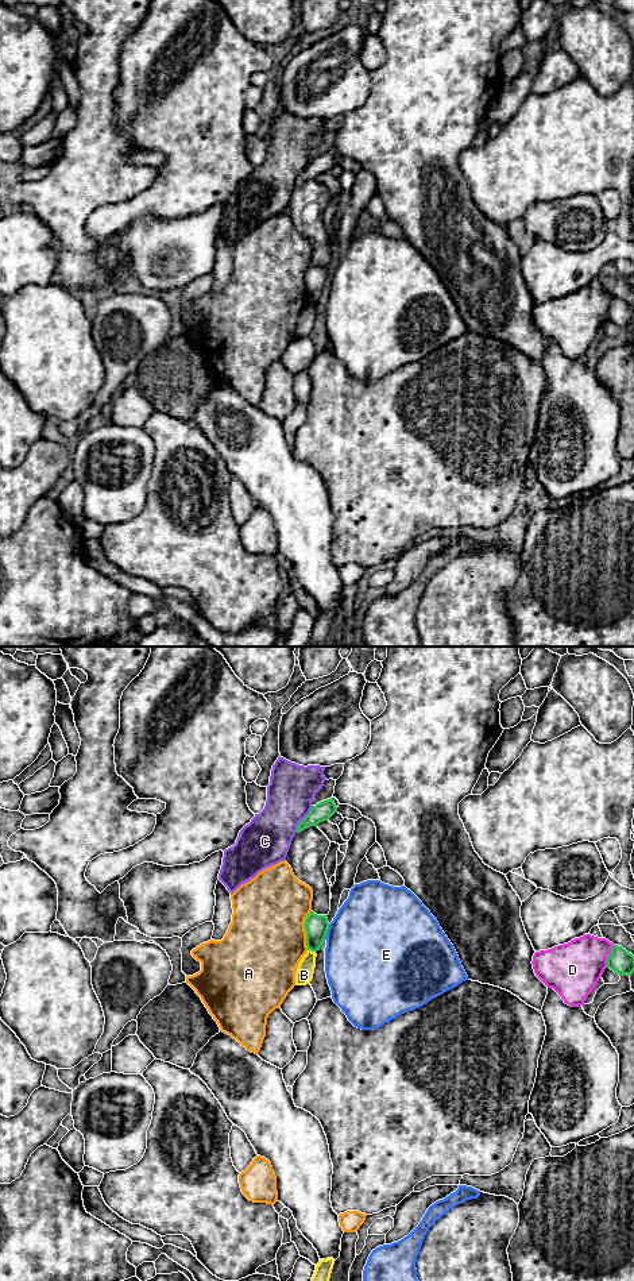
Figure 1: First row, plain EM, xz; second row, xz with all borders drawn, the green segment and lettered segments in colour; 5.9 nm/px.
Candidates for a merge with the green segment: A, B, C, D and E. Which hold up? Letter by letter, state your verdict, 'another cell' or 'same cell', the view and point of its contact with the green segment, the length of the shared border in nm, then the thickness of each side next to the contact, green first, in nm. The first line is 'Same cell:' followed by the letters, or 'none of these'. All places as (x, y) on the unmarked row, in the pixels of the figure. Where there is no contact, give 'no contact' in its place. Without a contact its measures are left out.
Same cell: none of these
A: another cell; meets green in xz at (305, 282); contact 240 nm long; 140 nm thick on the green side, 480 nm on the other
B: another cell; meets green in xz at (312, 303); contact 50 nm long; 140 nm thick on the green side, 110 nm on the other
C: another cell; meets green in xz at (302, 172); contact 190 nm long; 110 nm thick on the green side, 300 nm on the other
D: another cell; meets green in xz at (609, 308); contact 140 nm long; 150 nm thick on the green side, 320 nm on the other
E: another cell; meets green in xz at (327, 284); contact 100 nm long; 140 nm thick on the green side, 500 nm on the other

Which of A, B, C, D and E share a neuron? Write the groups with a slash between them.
A / B / C / D / E

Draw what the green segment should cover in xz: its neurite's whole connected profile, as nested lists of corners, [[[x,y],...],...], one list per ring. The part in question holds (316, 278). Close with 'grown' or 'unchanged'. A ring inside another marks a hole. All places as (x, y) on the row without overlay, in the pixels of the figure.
[[[313,263],[305,271],[306,298],[308,302],[317,304],[324,296],[329,281],[326,267],[317,267]]] | unchanged

